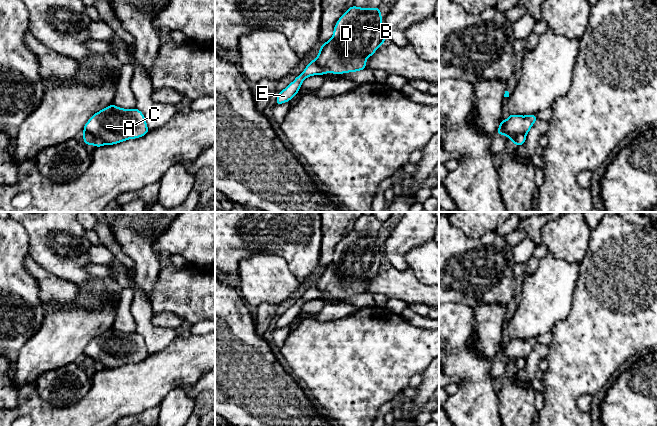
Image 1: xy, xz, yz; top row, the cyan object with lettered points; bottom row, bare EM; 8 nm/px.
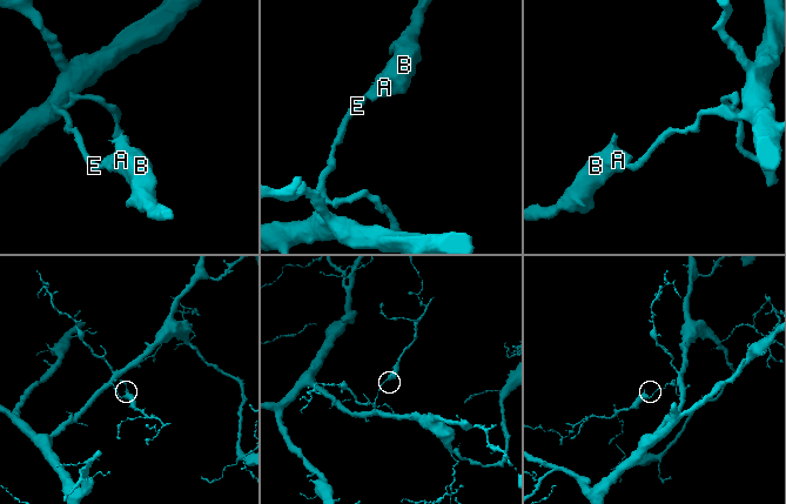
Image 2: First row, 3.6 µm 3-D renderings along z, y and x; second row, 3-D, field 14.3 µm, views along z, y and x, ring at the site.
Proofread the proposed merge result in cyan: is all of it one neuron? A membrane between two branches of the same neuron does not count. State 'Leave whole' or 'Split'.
Split

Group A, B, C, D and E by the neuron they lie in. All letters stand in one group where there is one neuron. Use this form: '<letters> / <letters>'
A B C D / E

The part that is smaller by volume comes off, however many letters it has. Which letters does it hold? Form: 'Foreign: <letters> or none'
Foreign: A, B, C, D

